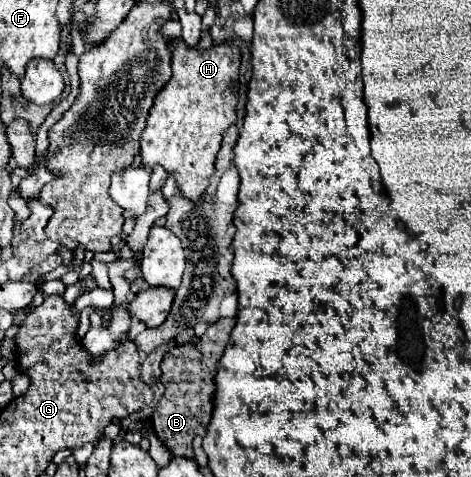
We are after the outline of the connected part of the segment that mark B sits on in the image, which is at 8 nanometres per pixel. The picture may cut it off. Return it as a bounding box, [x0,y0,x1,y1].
[151,317,235,457]

